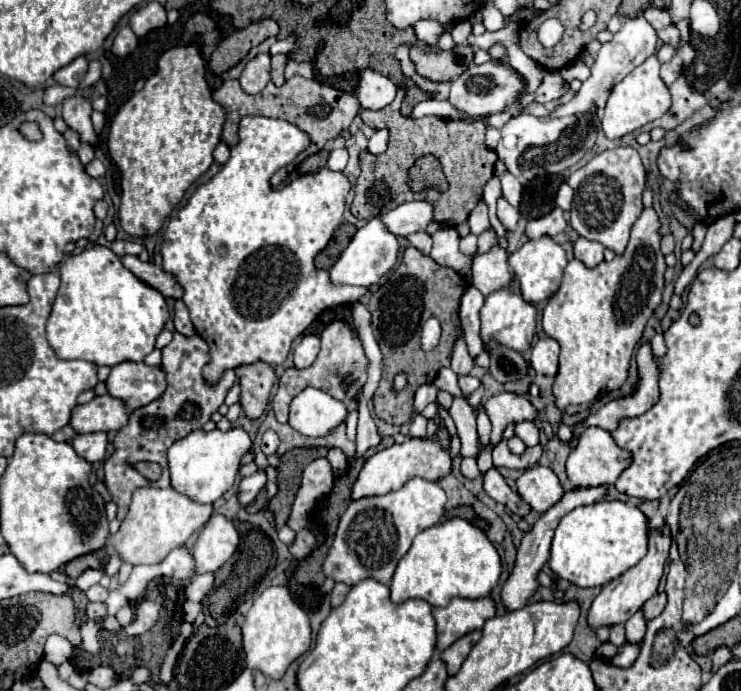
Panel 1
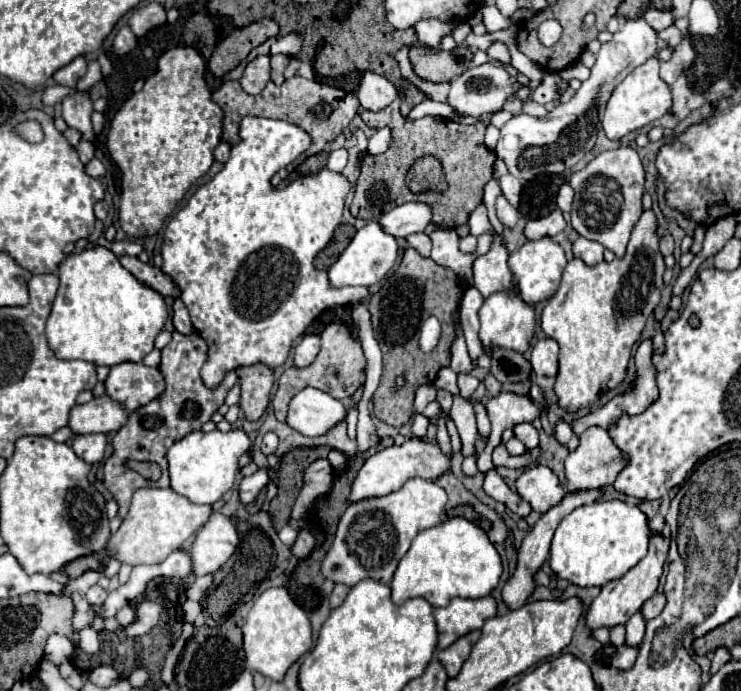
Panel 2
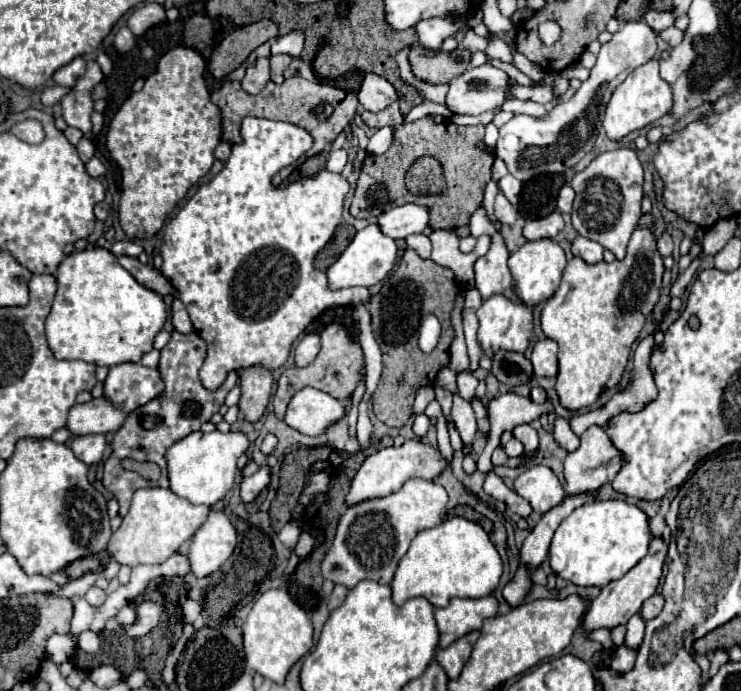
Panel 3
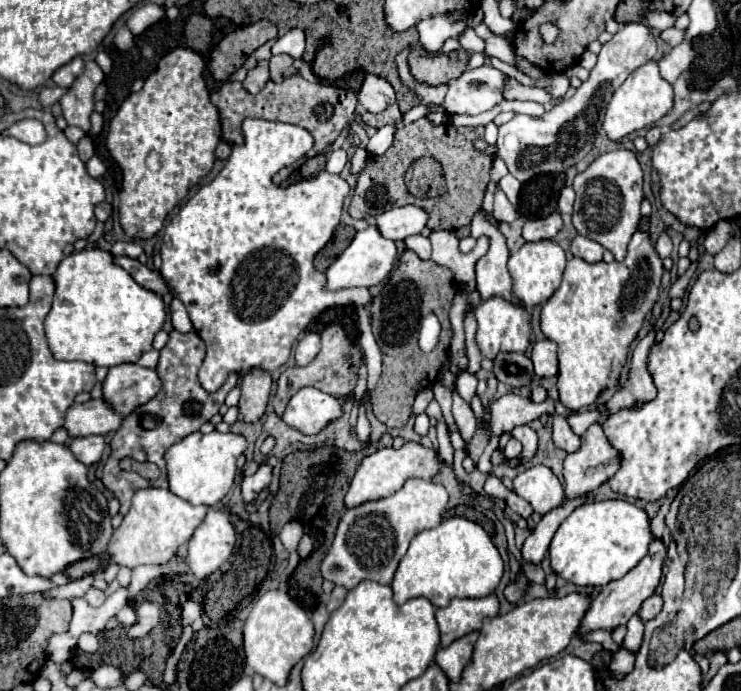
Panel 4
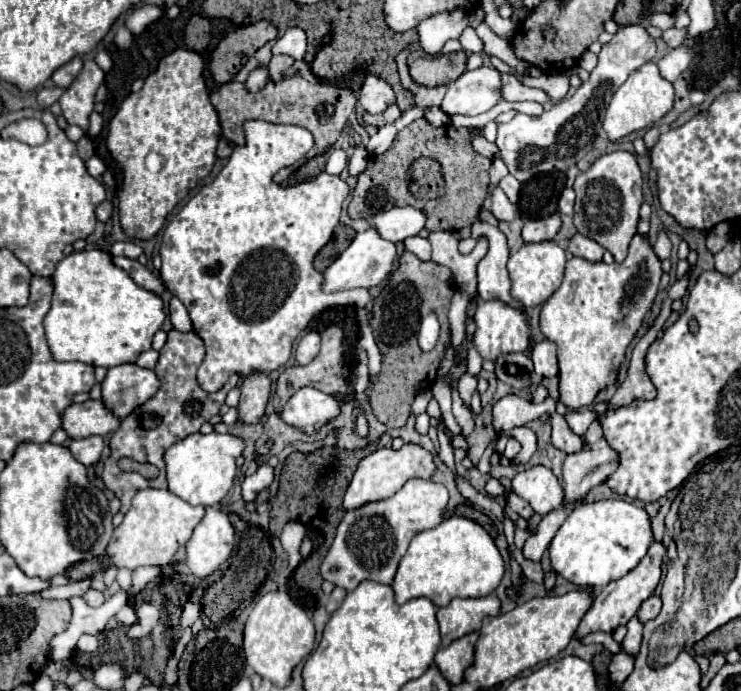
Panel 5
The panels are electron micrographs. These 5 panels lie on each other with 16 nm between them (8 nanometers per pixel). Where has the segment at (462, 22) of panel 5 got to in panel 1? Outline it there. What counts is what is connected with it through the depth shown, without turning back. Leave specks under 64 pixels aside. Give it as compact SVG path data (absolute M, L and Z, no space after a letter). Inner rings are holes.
M420 20L414 24L414 34L420 42L426 42L426 44L432 44L436 46L436 40L438 40L438 34L446 32L450 26L442 26L442 24L436 24L434 20Z

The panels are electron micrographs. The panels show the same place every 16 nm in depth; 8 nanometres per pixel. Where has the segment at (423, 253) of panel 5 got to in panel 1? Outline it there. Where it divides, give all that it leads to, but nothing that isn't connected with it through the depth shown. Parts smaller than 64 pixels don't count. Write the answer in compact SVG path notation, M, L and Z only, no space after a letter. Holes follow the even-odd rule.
M426 230L410 234L410 236L408 236L408 242L410 242L412 246L420 248L424 254L428 254L428 252L430 252L430 248L432 248L432 236L430 236Z

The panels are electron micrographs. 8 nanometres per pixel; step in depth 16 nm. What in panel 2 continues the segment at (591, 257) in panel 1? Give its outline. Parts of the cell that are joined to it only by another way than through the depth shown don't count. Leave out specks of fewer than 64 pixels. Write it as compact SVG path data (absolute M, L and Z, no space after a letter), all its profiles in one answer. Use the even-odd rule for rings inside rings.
M578 238L576 242L574 242L574 248L572 248L572 252L574 252L574 256L576 258L580 258L584 264L588 264L588 266L596 266L596 264L600 264L602 260L604 260L604 246L602 244L598 244L598 242L592 242L592 240L586 240L586 238Z

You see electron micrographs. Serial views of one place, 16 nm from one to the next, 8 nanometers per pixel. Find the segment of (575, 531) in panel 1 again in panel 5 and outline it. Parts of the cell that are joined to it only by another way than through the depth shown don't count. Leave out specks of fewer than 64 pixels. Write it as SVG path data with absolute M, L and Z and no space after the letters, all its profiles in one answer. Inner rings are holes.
M600 500L574 508L550 542L552 570L576 586L602 588L626 576L652 544L650 518L644 508L626 500Z

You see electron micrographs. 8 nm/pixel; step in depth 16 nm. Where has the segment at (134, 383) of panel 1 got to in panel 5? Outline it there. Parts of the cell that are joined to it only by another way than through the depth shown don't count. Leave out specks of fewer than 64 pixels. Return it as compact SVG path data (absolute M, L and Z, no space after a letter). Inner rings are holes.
M120 364L108 370L102 382L102 400L120 418L126 418L158 390L160 380L154 370L140 368L138 364Z

